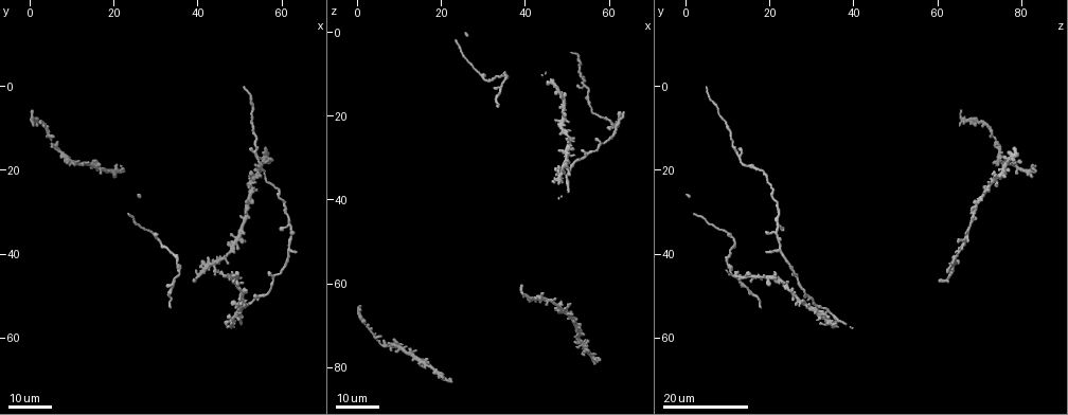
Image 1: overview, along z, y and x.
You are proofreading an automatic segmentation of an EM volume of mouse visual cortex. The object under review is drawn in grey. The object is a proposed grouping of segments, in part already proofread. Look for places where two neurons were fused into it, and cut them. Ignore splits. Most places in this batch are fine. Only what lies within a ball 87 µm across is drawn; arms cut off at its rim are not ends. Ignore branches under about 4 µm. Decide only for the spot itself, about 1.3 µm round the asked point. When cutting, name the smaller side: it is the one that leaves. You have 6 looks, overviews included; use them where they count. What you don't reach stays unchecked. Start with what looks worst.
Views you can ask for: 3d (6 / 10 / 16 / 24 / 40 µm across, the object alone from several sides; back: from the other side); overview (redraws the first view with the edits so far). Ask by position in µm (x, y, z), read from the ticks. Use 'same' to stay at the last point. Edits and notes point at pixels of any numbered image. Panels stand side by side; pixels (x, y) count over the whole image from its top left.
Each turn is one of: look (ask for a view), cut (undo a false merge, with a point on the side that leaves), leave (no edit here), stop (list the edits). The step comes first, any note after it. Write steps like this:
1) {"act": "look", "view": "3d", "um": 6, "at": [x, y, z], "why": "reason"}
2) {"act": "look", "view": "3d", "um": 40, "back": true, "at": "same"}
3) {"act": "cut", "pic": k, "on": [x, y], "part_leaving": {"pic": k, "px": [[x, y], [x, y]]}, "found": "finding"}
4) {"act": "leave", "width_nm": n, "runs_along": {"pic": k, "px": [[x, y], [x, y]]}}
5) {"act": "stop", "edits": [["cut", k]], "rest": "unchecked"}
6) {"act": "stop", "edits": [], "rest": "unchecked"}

{"act": "look", "view": "3d", "um": 16, "at": [39.5, 46.5, 61.0]}

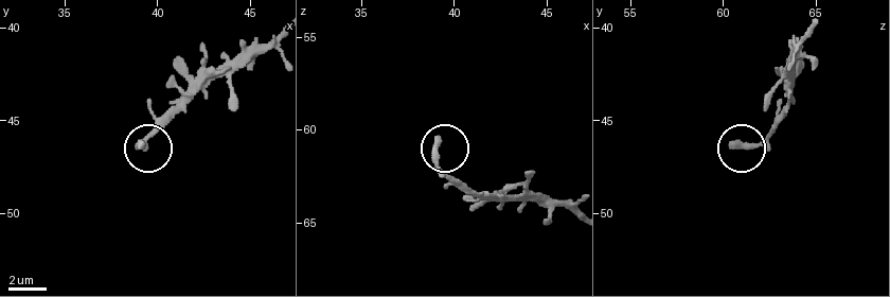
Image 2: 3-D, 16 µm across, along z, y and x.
{"act": "look", "view": "3d", "um": 6, "at": [39.0, 46.3, 60.6], "why": "closer look"}

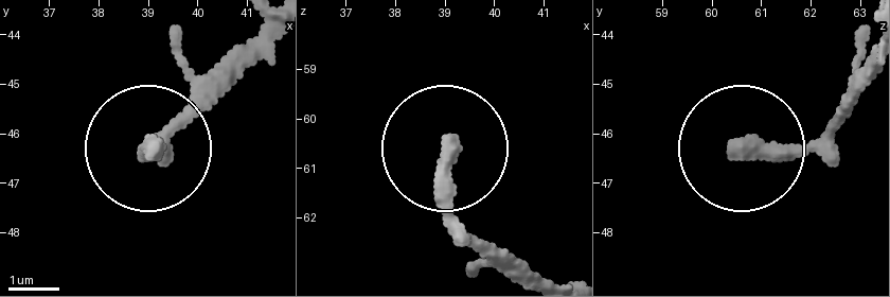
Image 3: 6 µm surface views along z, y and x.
{"act": "look", "view": "3d", "um": 6, "back": true, "at": [39.15, 46.30, 60.60]}

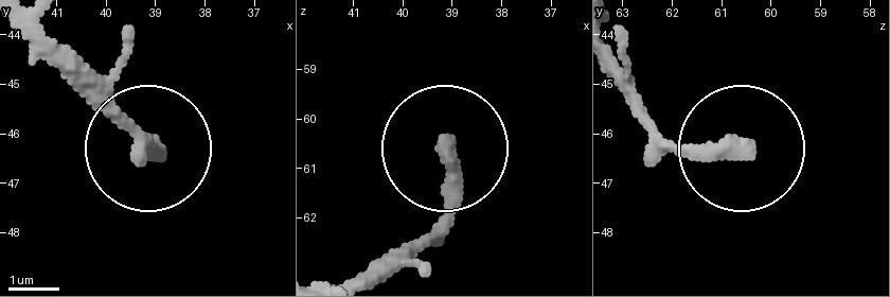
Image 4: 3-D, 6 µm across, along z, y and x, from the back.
{"act": "leave", "found": "continuous, no second neuron"}

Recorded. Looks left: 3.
{"act": "look", "view": "3d", "um": 16, "at": [53.5, 14.0, 11.0], "why": "calibre changes"}

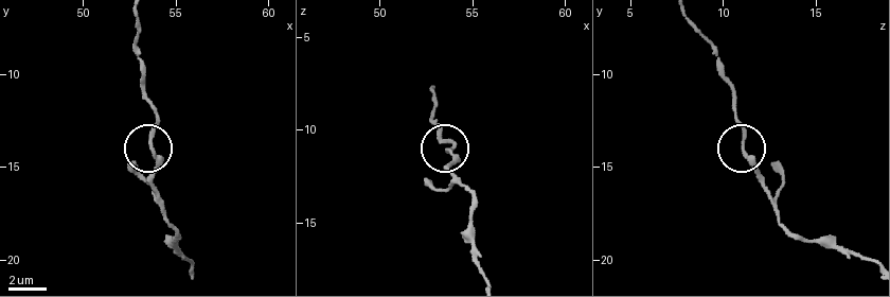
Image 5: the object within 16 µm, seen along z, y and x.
{"act": "look", "view": "3d", "um": 6, "at": [53.7, 13.7, 11.0]}

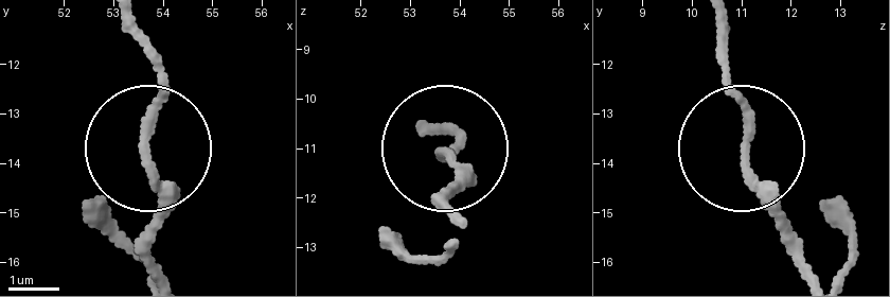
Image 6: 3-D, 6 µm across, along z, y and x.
{"act": "leave", "runs_along": {"pic": 6, "px": [[159, 275], [150, 109], [163, 72], [150, 38]]}, "found": "continuous, no second neuron"}

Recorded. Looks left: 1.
{"act": "stop", "edits": [], "rest": "unchecked"}

